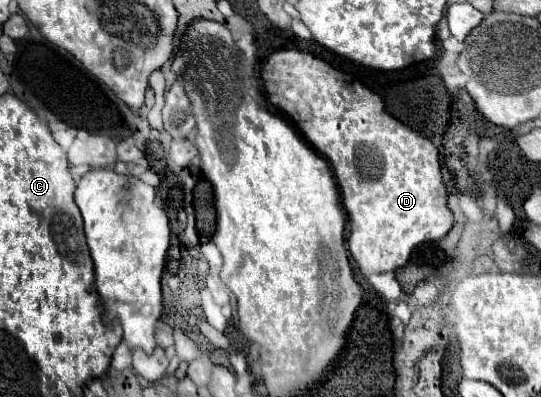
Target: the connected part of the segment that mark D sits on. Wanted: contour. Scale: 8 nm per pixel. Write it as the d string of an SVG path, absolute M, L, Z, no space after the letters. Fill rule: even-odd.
M295 49L275 51L263 67L263 81L267 99L285 111L286 116L295 121L293 124L301 129L299 131L305 135L305 139L331 161L351 223L347 243L349 253L365 277L375 273L395 273L397 269L405 267L417 245L443 239L451 231L453 213L447 207L447 189L439 167L437 147L385 113L383 101L377 97L377 93L369 91L359 81L349 79L345 73L333 69L325 61Z

